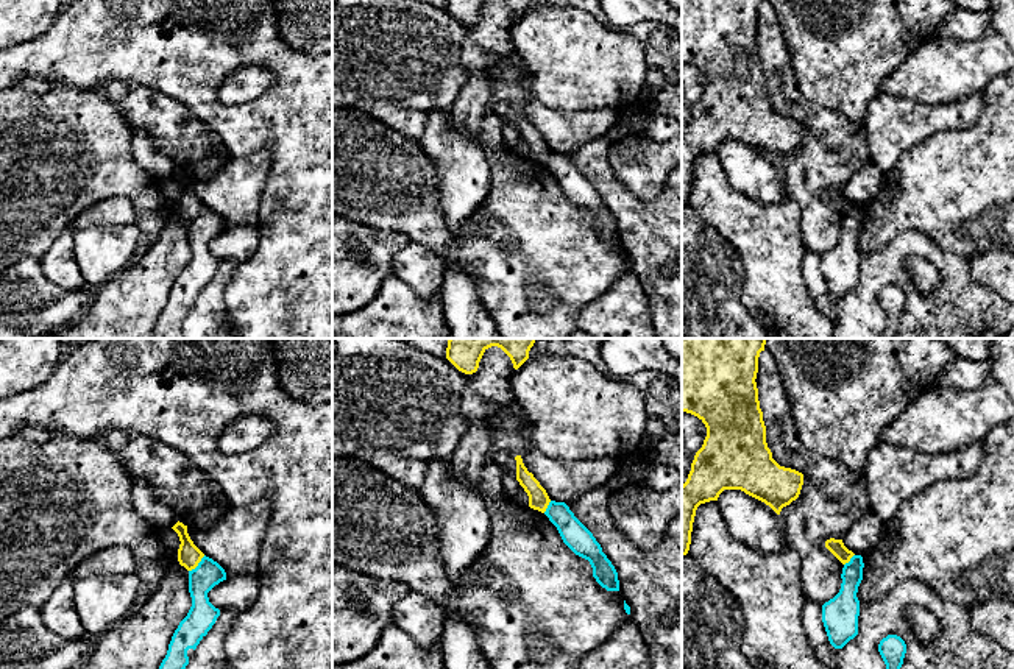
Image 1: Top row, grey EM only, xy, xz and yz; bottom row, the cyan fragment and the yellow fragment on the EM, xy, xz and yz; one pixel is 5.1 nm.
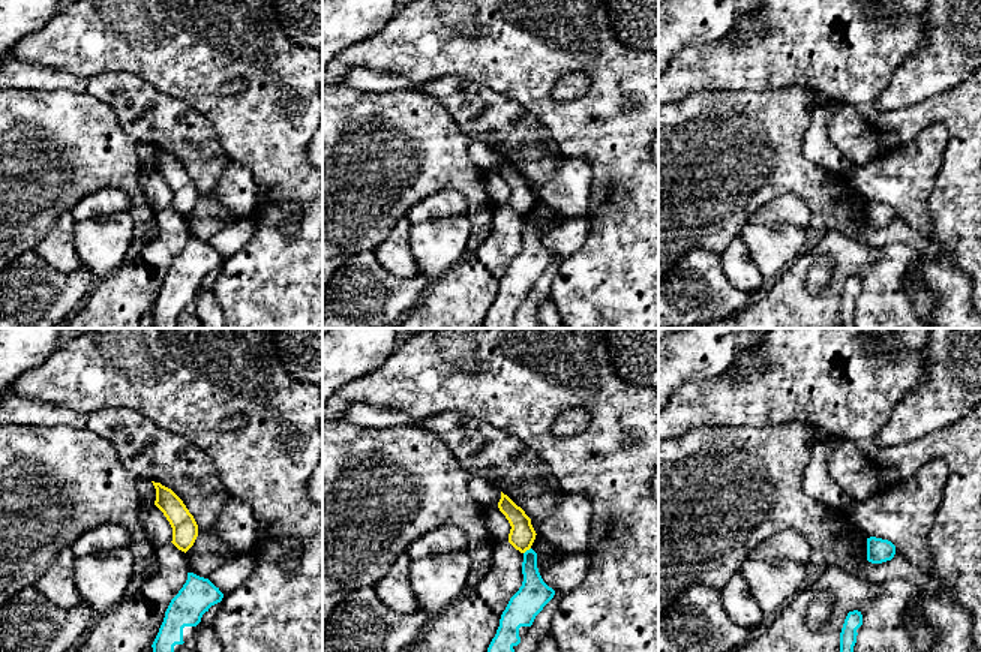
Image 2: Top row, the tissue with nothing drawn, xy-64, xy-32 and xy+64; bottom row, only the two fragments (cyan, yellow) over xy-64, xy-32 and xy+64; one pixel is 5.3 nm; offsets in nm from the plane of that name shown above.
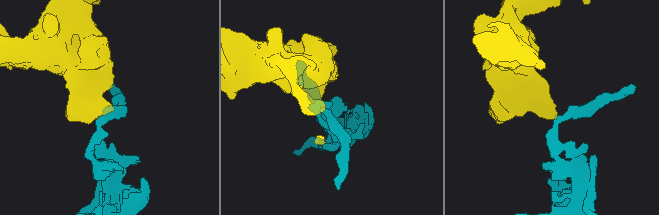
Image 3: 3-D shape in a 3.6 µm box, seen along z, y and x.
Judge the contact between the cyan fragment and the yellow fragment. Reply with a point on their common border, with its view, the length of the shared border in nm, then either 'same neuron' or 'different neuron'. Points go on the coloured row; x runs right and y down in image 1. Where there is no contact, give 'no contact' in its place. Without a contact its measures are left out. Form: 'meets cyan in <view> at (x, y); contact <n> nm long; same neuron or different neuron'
meets cyan in xy at (198, 565); contact 120 nm long; different neuron

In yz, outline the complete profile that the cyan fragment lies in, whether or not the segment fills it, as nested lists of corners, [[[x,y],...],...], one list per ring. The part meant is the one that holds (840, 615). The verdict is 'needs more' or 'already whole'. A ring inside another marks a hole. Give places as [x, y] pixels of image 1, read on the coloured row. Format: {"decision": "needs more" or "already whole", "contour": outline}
{"decision": "already whole", "contour": [[[853,555],[842,568],[839,593],[822,605],[822,622],[830,644],[842,649],[858,635],[858,586],[863,580],[863,557]]]}

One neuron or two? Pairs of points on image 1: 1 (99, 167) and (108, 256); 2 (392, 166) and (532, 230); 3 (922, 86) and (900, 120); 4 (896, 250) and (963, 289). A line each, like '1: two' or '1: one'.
1: two
2: one
3: two
4: one

